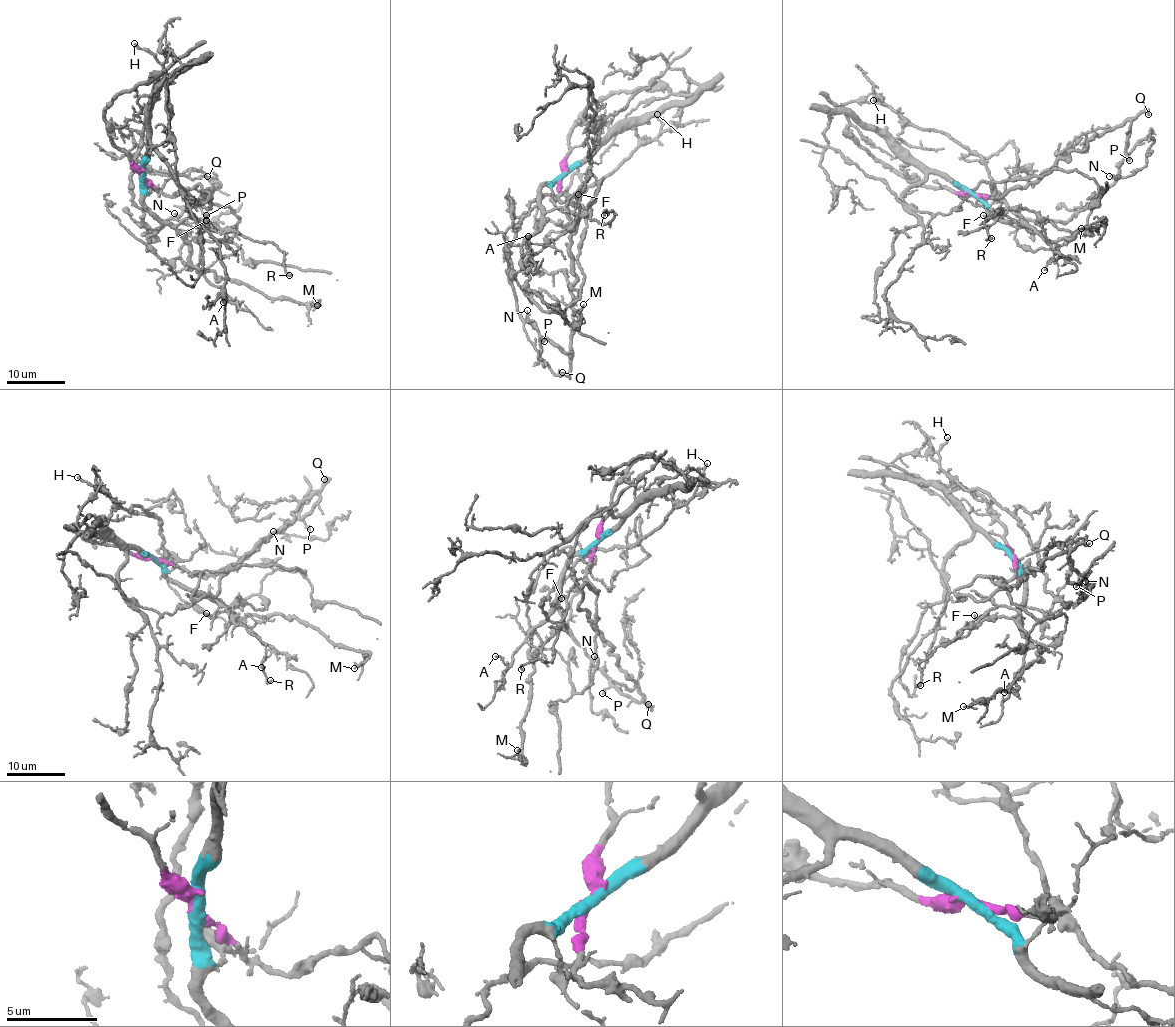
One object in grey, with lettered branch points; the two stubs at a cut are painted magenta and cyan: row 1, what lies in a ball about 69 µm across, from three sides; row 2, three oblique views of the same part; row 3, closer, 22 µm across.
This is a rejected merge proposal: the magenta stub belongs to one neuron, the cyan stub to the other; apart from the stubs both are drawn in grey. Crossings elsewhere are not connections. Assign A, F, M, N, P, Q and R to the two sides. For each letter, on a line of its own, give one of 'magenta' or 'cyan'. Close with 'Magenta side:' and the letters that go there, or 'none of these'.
A: cyan
F: cyan
M: cyan
N: magenta
P: magenta
Q: magenta
R: cyan
Magenta side: N, P, Q

